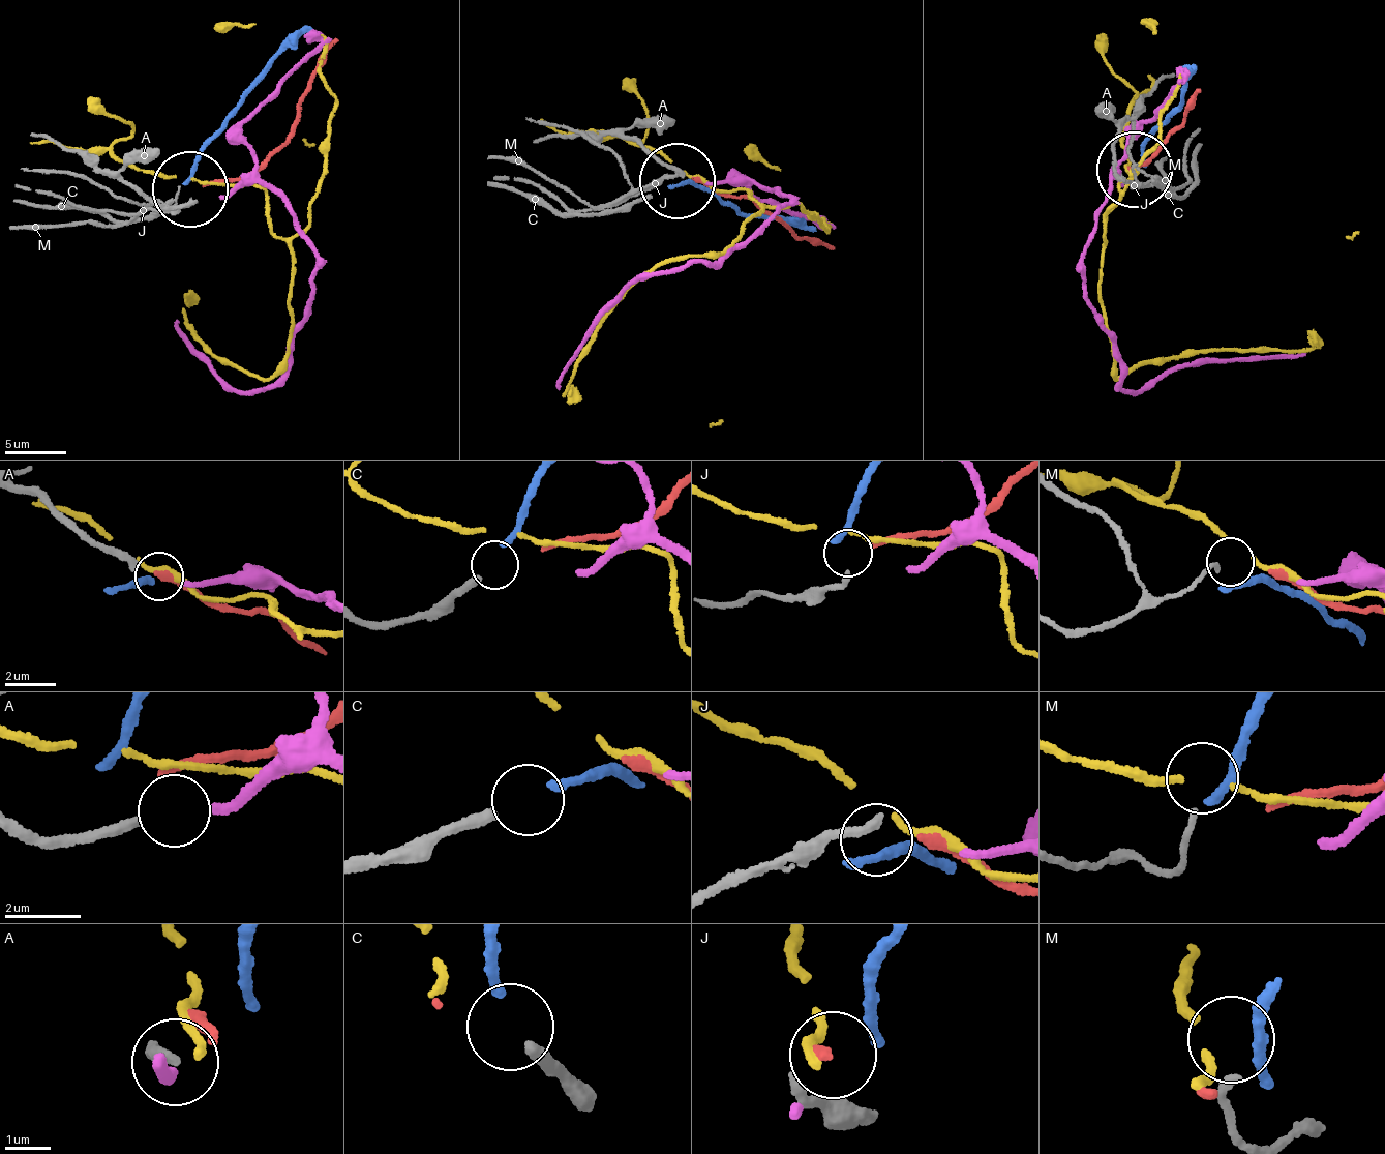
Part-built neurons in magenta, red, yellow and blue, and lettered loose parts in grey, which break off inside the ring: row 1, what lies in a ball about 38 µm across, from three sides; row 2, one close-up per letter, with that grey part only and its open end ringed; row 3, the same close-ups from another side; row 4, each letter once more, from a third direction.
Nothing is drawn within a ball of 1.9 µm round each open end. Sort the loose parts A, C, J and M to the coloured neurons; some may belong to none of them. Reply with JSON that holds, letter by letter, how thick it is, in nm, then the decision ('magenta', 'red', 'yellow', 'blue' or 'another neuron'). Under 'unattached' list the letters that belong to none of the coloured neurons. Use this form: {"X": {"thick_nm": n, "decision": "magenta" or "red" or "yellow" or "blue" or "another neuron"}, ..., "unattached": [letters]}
{"A": {"thick_nm": 280, "decision": "magenta"}, "C": {"thick_nm": 280, "decision": "blue"}, "J": {"thick_nm": 260, "decision": "another neuron"}, "M": {"thick_nm": 160, "decision": "another neuron"}, "unattached": ["J", "M"]}

